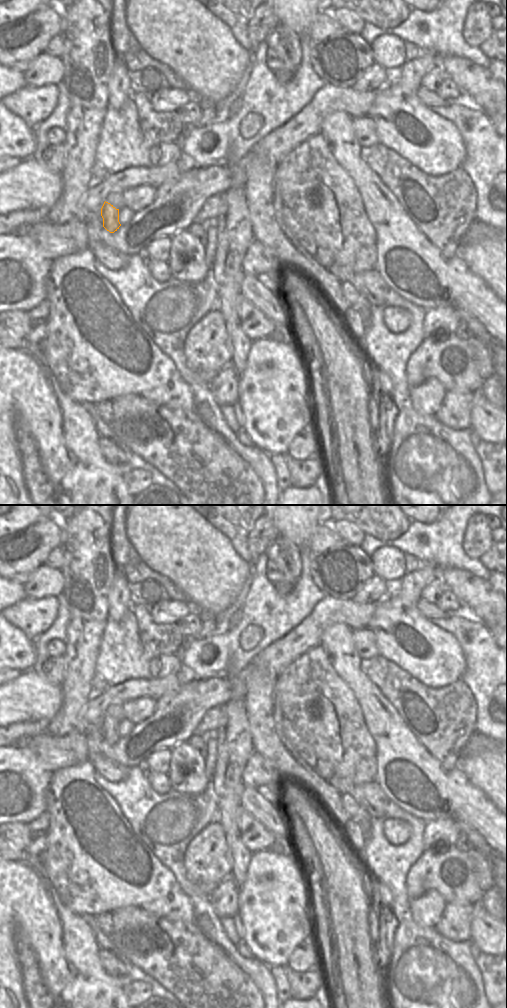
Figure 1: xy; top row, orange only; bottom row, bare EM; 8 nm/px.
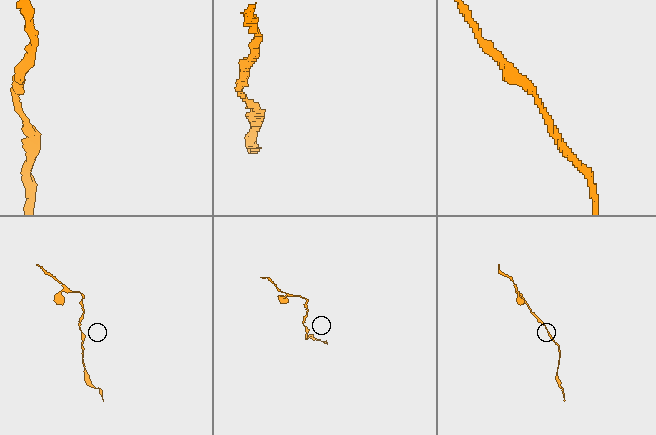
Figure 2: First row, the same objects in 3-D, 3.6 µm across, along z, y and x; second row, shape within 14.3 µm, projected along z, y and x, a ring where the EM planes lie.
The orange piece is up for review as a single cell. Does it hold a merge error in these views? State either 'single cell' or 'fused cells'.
single cell

